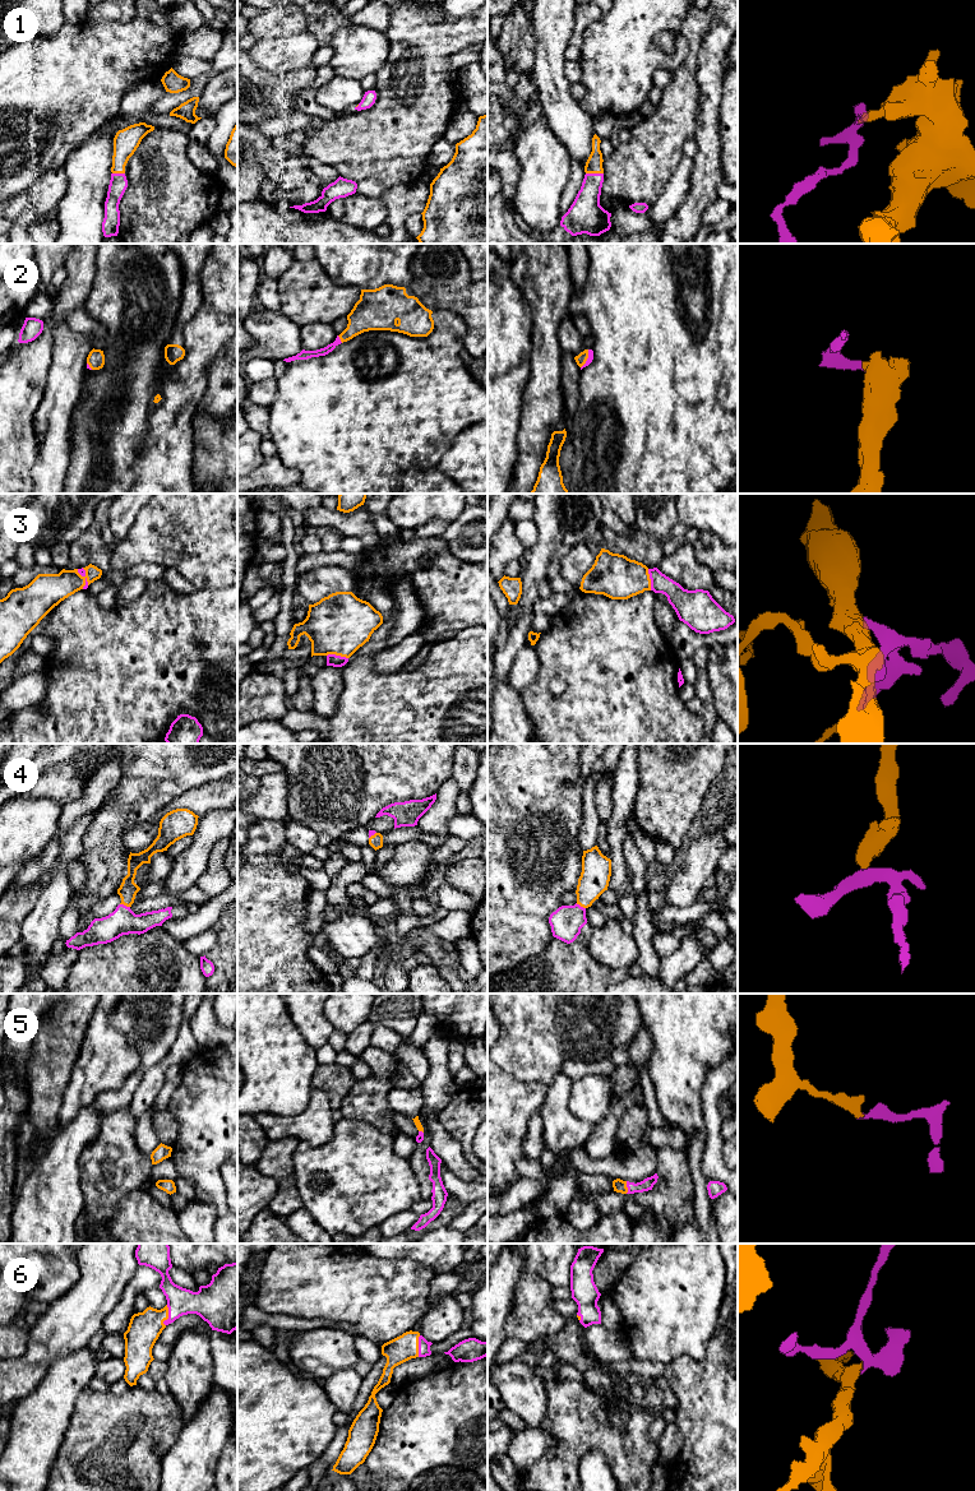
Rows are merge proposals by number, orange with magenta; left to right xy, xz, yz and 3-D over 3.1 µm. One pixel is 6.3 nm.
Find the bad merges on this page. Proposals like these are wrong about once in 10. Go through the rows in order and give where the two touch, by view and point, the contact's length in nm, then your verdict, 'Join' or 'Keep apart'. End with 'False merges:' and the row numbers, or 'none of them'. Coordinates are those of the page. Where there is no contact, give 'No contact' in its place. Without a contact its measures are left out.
1: Touches orange at yz (595, 172). Shared border 110 nm. Join
2: Touches orange at xz (340, 338). Shared border 60 nm. Join
3: Touches orange at xz (337, 654). Shared border 140 nm. Join
4: Touches orange at xy (125, 904). Shared border 70 nm. Join
5: Touches orange at yz (627, 1188). Shared border 80 nm. Join
6: Touches orange at xy (167, 1315). Shared border 140 nm. Join
False merges: none of them

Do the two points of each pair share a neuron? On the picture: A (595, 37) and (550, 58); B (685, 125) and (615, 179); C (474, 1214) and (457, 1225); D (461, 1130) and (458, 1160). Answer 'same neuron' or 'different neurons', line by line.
A: different neurons
B: same neuron
C: same neuron
D: different neurons

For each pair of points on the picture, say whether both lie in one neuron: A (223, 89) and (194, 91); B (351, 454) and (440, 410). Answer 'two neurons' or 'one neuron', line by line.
A: two neurons
B: one neuron

